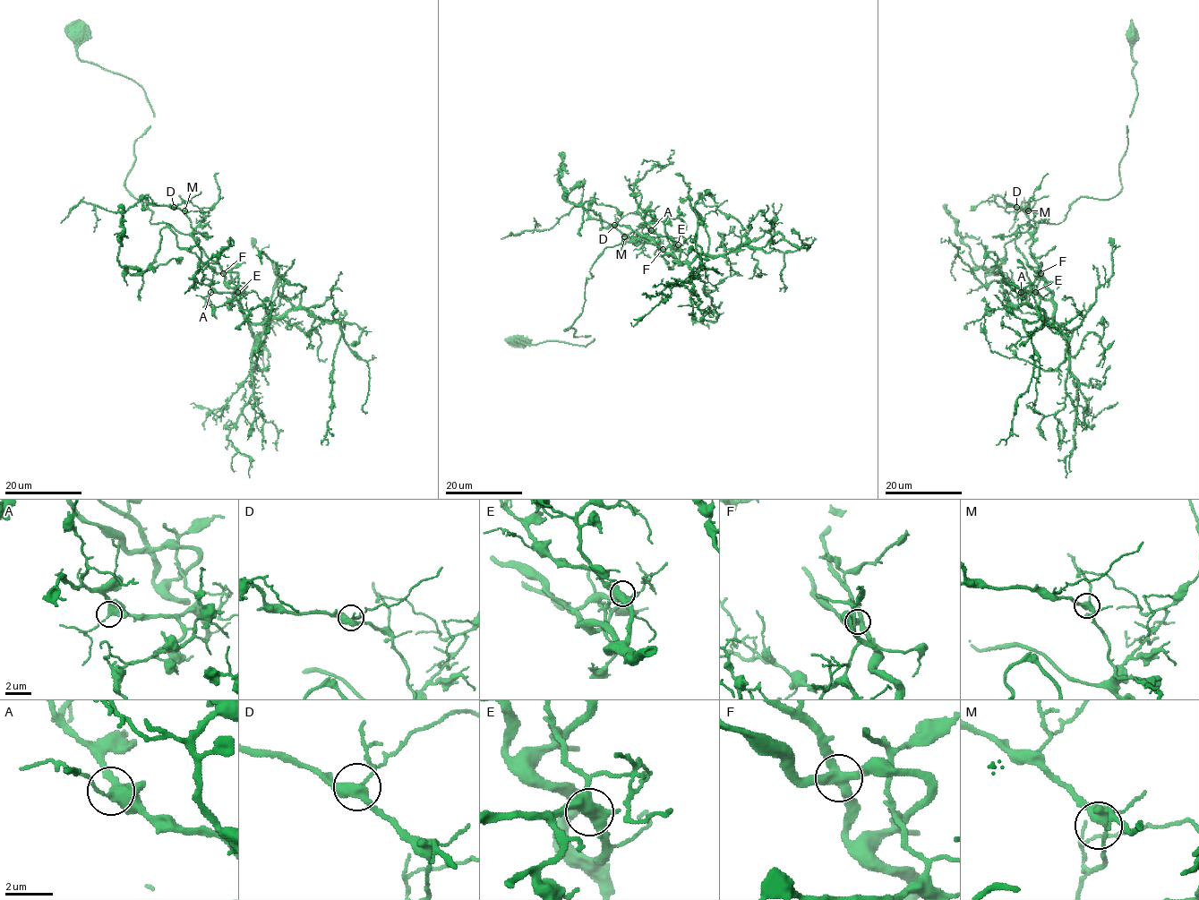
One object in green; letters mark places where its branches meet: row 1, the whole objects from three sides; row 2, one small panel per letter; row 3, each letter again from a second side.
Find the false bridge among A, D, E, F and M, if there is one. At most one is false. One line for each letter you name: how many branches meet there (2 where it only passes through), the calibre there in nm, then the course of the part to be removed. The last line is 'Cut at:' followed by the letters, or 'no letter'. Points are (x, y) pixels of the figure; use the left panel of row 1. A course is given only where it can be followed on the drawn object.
Cut at: no letter

